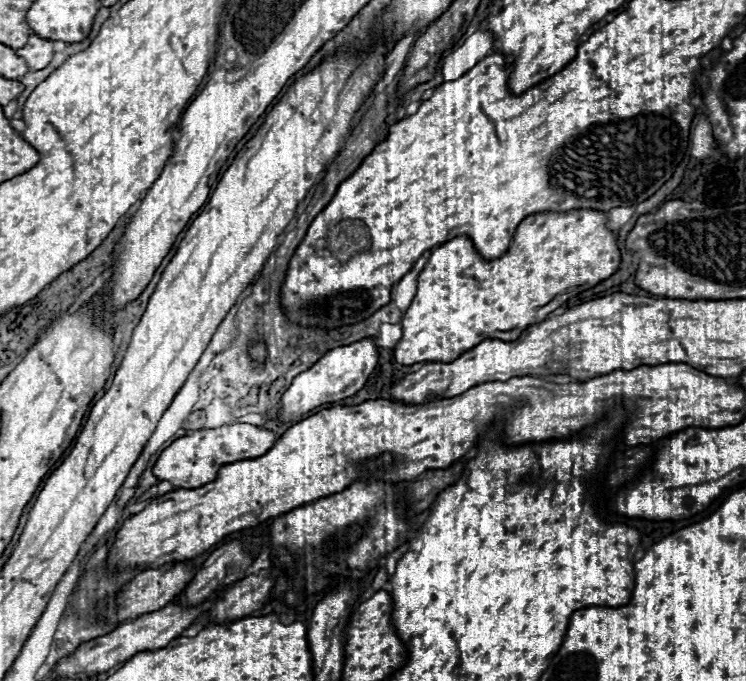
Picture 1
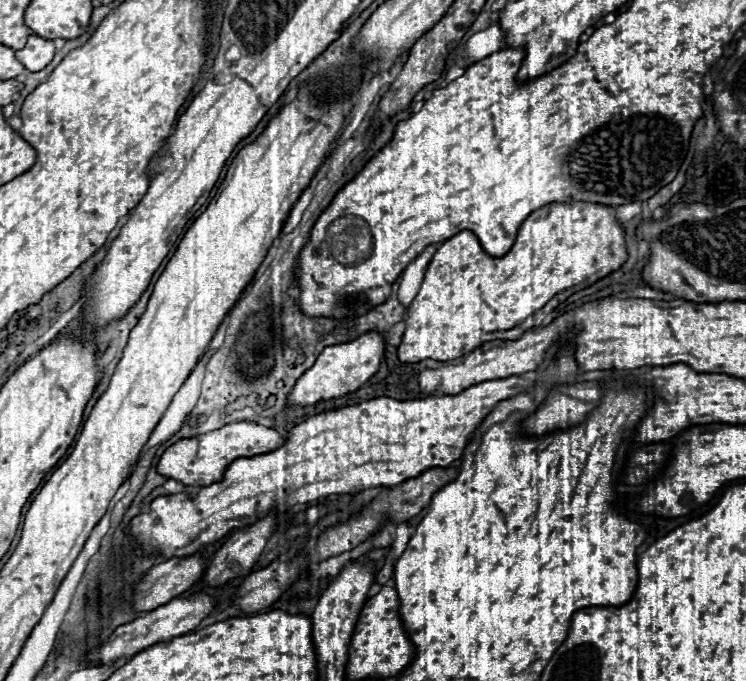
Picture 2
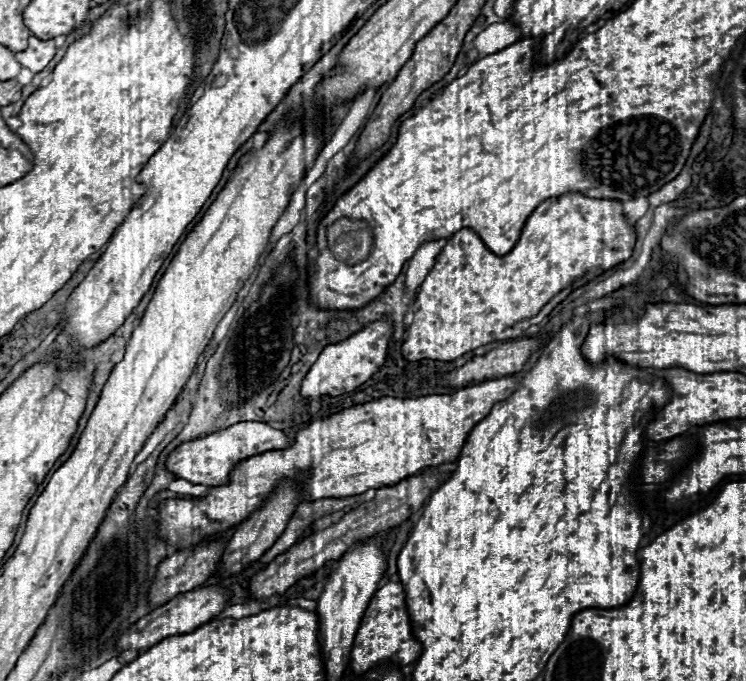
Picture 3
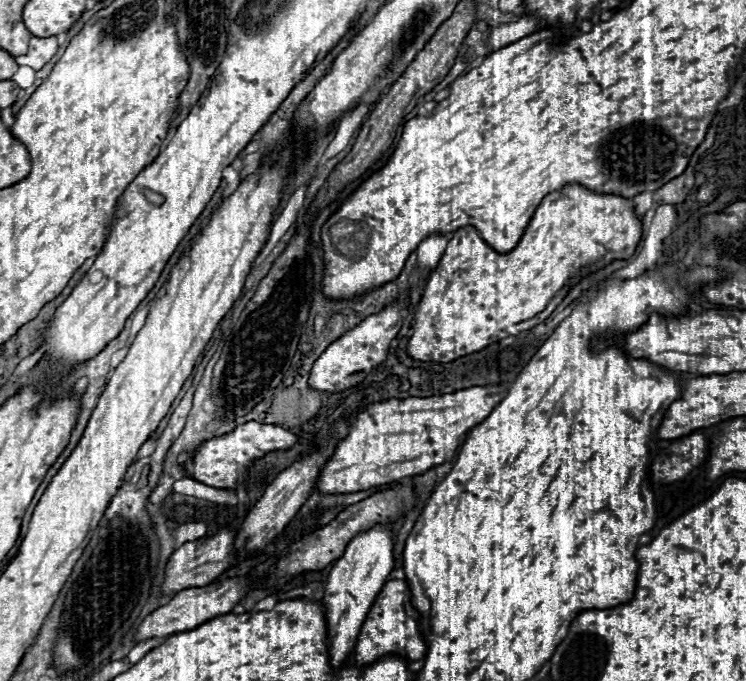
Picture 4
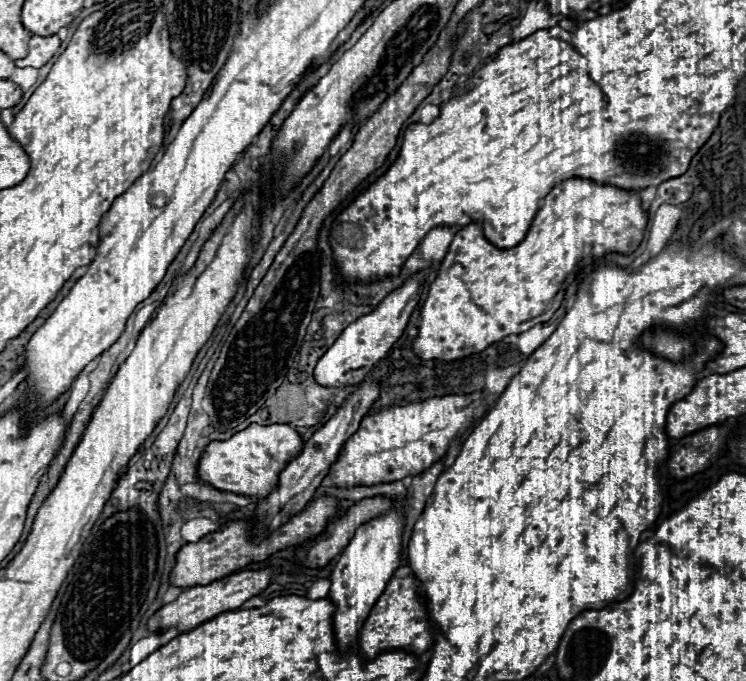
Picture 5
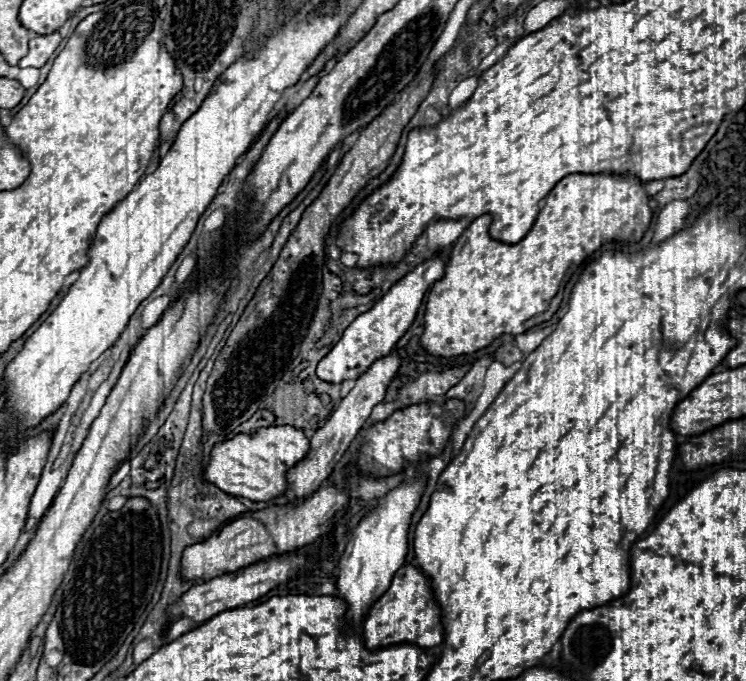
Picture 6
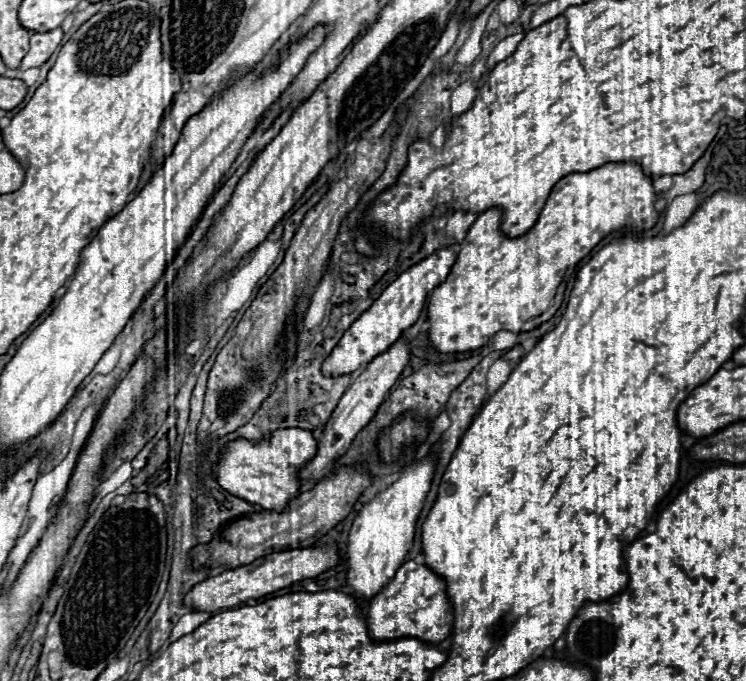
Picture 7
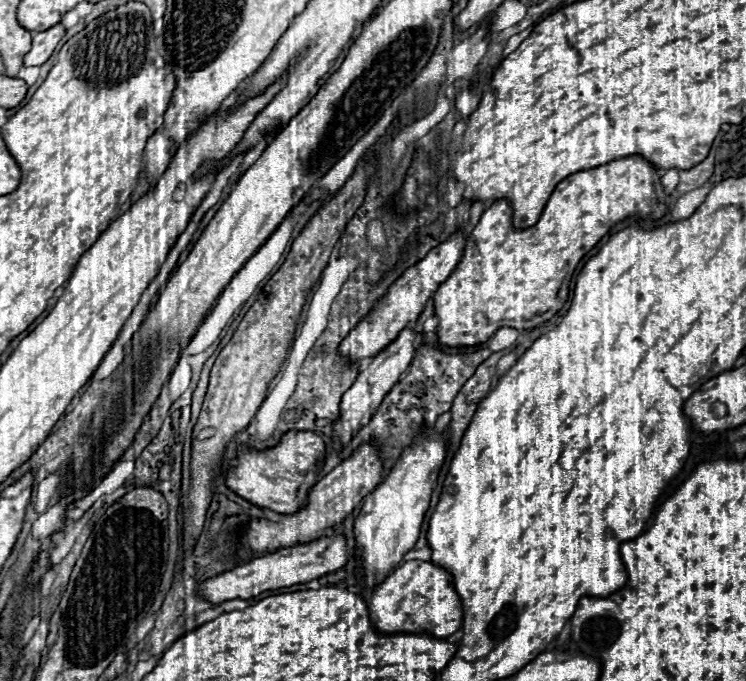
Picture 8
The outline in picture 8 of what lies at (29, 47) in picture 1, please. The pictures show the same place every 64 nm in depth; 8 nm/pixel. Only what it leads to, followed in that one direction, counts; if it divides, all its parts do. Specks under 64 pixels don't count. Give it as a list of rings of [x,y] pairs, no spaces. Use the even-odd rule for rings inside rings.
[[[56,24],[52,28],[44,30],[44,32],[36,32],[34,38],[32,38],[32,50],[24,56],[24,66],[40,66],[40,64],[44,64],[52,56],[54,48],[62,40],[64,32],[66,30],[64,30],[62,24]]]

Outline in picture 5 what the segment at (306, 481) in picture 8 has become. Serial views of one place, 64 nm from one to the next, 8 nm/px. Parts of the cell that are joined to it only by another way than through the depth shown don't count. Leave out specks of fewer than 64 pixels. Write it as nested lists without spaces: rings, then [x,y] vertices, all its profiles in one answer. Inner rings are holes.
[[[250,424],[246,430],[236,432],[230,440],[210,442],[200,458],[198,476],[202,482],[208,482],[224,492],[266,498],[278,486],[280,472],[290,464],[290,460],[300,456],[302,448],[304,440],[290,424]]]

